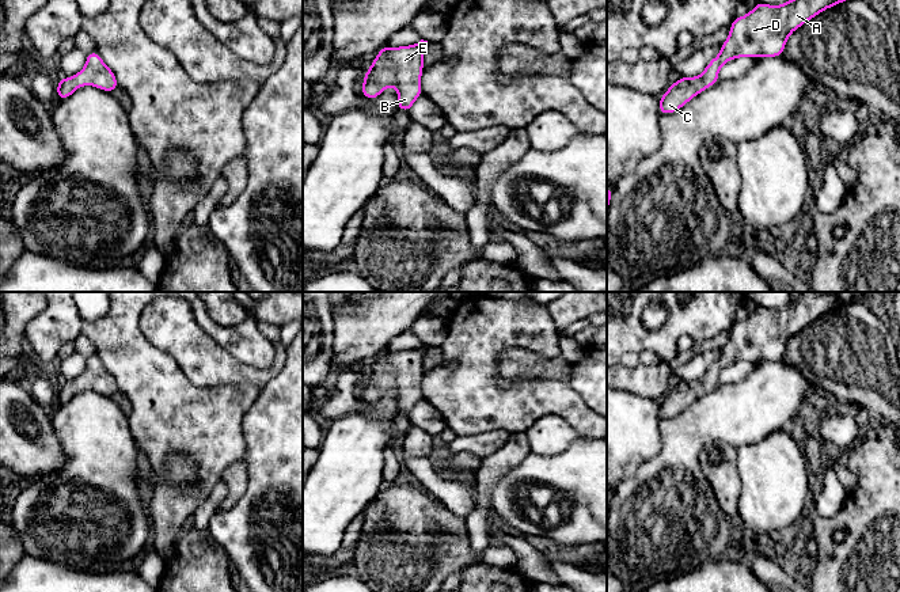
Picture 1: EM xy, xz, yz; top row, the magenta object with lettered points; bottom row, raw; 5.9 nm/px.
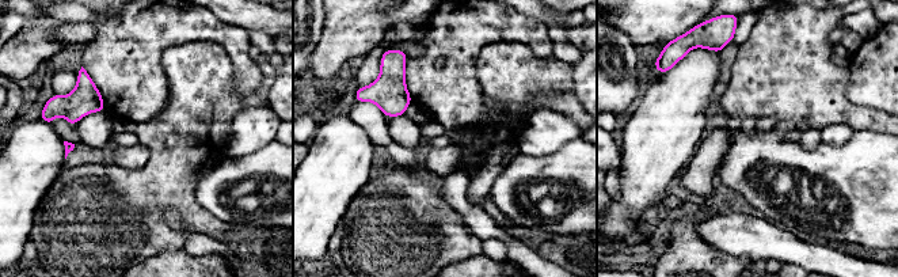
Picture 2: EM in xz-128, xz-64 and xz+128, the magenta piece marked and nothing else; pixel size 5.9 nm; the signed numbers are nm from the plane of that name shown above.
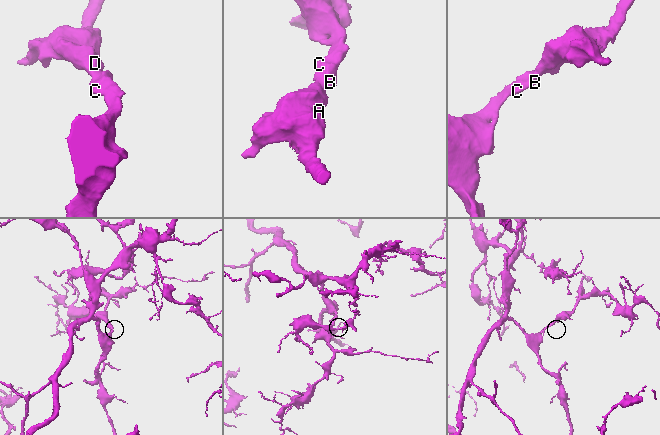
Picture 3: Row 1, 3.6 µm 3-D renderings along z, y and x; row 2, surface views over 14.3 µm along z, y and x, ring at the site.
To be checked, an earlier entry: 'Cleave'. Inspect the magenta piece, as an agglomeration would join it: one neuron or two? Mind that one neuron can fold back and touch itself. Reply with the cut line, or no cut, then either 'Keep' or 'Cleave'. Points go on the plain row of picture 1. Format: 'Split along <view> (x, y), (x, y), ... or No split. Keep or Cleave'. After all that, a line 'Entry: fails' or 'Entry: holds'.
No split. Keep
Entry: fails

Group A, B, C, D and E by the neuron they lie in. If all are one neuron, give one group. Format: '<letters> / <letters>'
A B C D E

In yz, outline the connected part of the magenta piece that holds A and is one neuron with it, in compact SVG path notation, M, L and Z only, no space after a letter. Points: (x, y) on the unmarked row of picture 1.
M801 292L794 304L781 310L757 306L747 319L730 327L730 337L721 349L721 356L696 382L680 382L660 402L661 418L672 418L688 407L695 399L718 386L724 368L738 361L779 361L787 342L824 314L842 306L867 301L873 292Z

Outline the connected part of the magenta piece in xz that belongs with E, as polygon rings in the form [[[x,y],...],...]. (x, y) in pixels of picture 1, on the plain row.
[[[428,345],[415,349],[379,354],[371,372],[362,380],[361,399],[376,403],[386,392],[398,394],[398,414],[410,415],[415,403],[422,399],[421,380],[424,373],[424,354]]]

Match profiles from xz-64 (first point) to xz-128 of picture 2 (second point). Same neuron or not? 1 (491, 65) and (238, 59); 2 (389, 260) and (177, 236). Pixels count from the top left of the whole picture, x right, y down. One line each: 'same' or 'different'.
1: different
2: same

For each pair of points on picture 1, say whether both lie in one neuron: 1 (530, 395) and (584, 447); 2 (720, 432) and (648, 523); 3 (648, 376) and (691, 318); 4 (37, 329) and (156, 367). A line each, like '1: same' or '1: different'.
1: different
2: same
3: different
4: same

